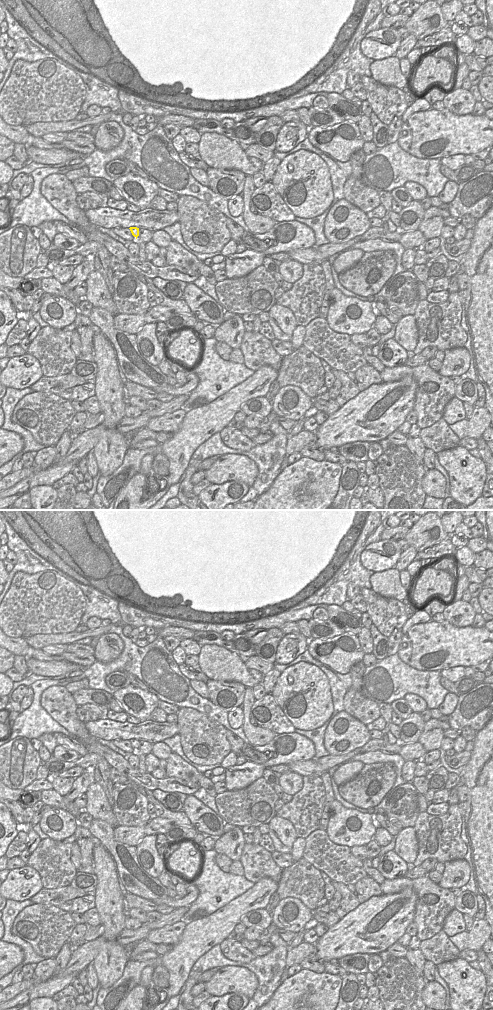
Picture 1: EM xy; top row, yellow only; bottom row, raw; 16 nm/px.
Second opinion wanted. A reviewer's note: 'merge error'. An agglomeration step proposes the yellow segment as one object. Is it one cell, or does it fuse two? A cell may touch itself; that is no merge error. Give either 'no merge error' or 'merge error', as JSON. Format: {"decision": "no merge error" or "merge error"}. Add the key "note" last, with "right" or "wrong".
{"decision": "no merge error", "note": "wrong"}

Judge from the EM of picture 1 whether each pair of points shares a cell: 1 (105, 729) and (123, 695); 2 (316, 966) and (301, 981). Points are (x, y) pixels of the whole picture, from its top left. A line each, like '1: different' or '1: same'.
1: different
2: different

